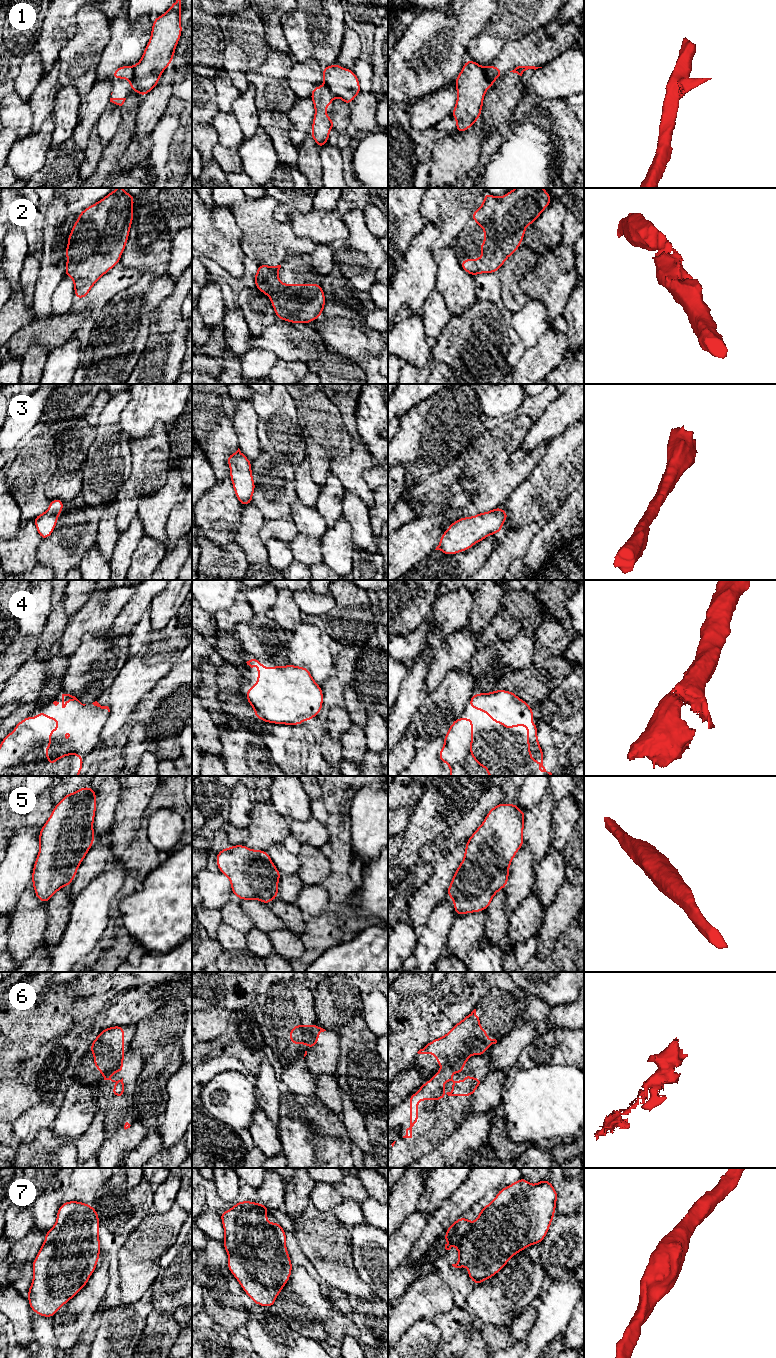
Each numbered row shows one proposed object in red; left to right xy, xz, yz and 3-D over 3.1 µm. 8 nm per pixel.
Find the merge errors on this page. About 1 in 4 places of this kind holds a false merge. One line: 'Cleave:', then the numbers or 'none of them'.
Cleave: 1, 6

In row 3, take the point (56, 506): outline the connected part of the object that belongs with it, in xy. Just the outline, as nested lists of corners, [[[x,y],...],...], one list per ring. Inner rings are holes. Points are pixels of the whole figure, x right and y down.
[[[53,499],[50,501],[49,509],[34,518],[36,529],[42,540],[47,539],[53,533],[63,507],[64,502],[62,500]]]

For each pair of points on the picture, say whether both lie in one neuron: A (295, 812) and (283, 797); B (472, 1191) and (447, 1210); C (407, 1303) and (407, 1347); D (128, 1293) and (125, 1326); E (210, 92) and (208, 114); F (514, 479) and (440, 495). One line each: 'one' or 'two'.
A: one
B: one
C: two
D: two
E: one
F: one

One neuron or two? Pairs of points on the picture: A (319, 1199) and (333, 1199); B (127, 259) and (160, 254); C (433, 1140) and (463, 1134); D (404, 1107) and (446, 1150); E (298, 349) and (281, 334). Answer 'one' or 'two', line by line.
A: one
B: one
C: two
D: two
E: one

